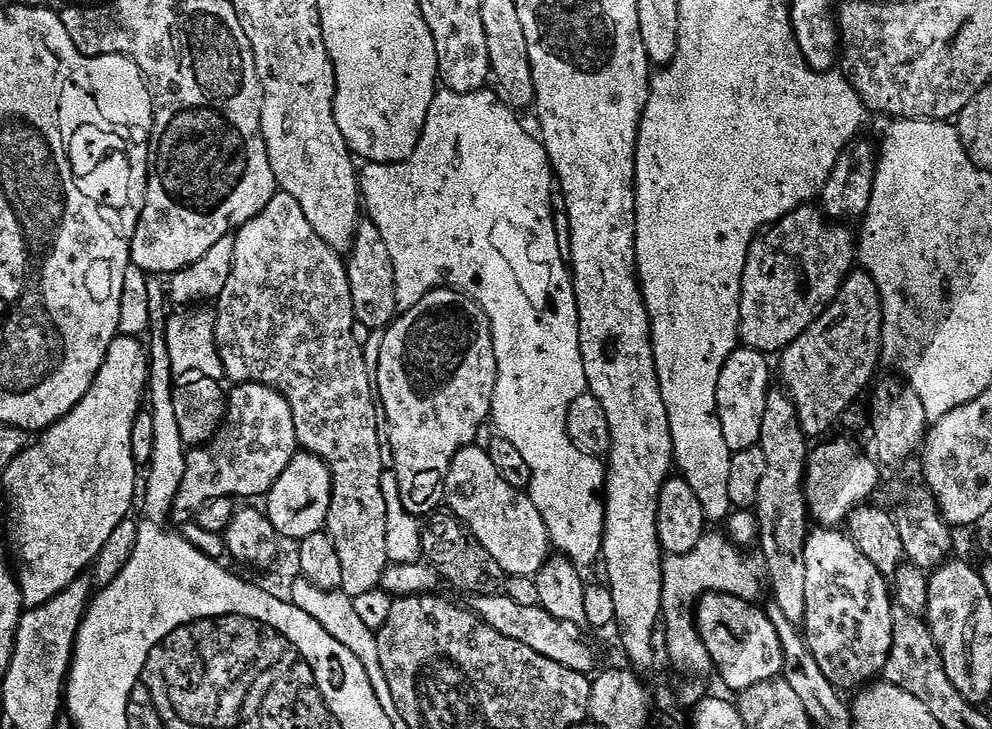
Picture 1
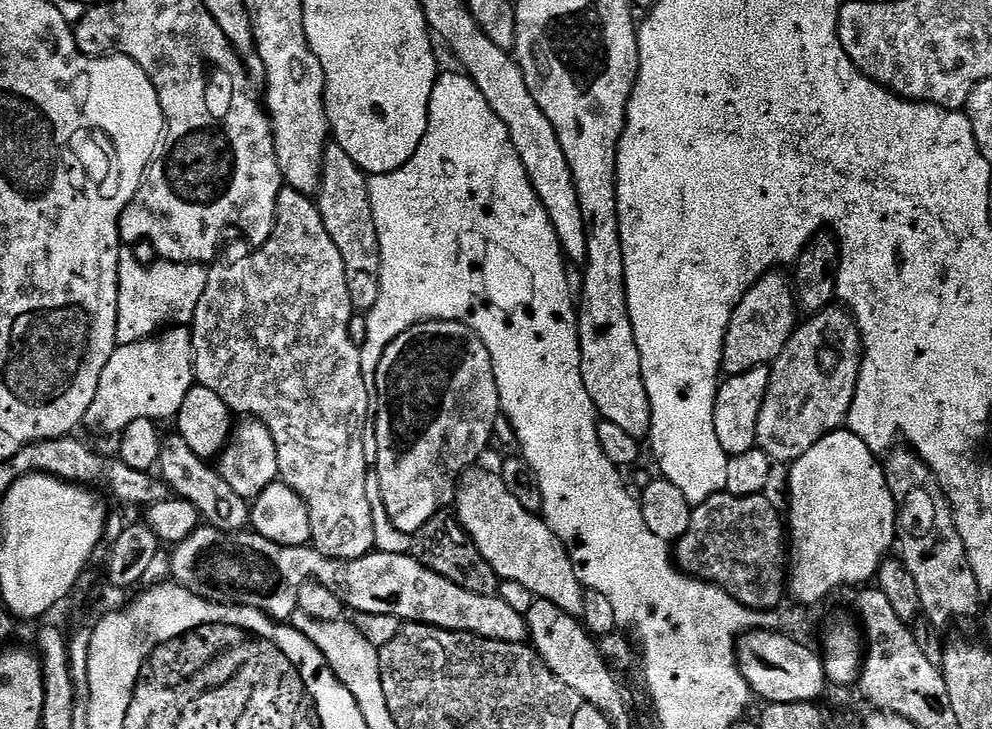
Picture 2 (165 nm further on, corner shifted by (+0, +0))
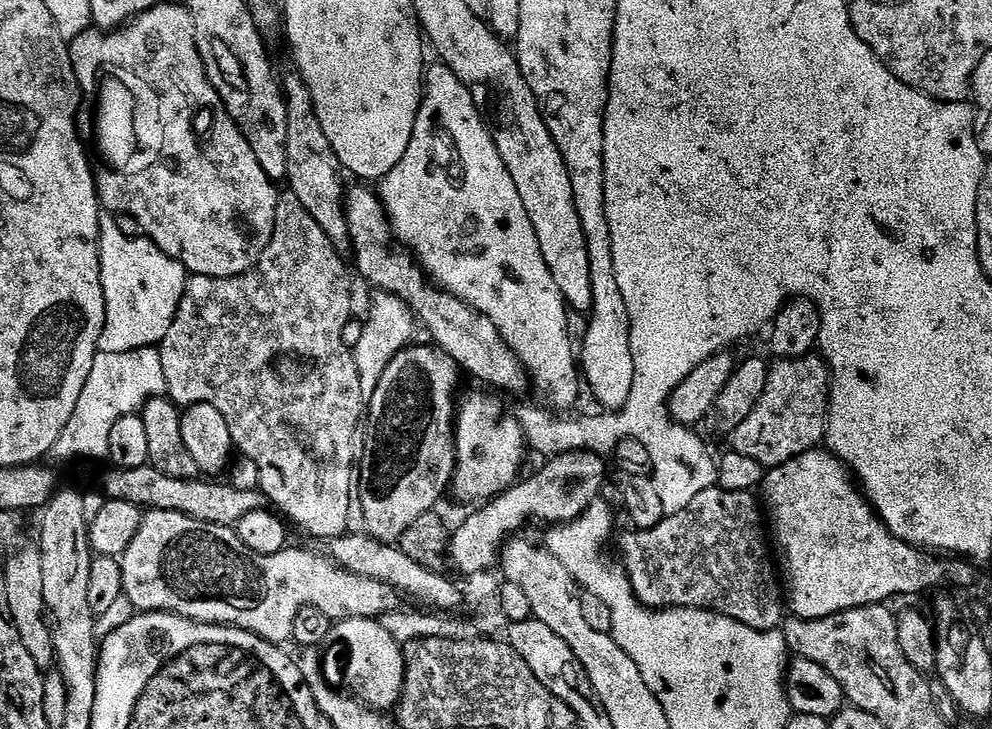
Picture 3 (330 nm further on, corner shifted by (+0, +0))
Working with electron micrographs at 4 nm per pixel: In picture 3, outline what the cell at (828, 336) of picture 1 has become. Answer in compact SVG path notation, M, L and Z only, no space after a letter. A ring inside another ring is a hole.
M809 354L793 360L777 359L775 363L769 367L762 398L758 398L746 422L730 437L731 451L754 458L754 462L768 470L790 462L803 452L813 451L819 445L816 443L825 439L828 422L830 373L823 359Z

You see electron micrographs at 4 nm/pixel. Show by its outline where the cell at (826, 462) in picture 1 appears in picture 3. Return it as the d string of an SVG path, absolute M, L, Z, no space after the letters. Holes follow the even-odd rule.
M827 450L803 452L801 456L795 456L790 462L779 464L777 468L771 469L771 471L765 475L762 485L762 493L763 492L765 500L763 500L763 503L765 505L768 503L769 506L772 507L772 520L770 516L770 536L774 541L774 552L778 557L779 571L782 573L782 588L786 593L786 604L793 617L802 620L817 620L818 618L826 618L827 616L838 614L839 612L845 612L851 608L861 608L867 604L884 604L888 602L891 596L916 596L919 592L930 591L931 588L940 588L936 590L968 588L976 580L975 574L972 573L971 566L964 561L964 558L941 558L939 555L929 554L927 551L907 544L905 540L899 540L899 538L882 523L879 516L874 514L872 505L868 503L868 499L866 499L864 493L861 492L859 487L854 483L854 477L851 471Z

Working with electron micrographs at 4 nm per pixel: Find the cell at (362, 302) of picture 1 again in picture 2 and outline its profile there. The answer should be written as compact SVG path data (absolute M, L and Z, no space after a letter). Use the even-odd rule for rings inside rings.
M335 142L325 147L314 203L326 226L326 234L330 234L334 246L338 246L338 254L342 258L345 273L350 277L351 283L353 285L366 283L367 272L375 273L378 268L376 231L368 201L368 185L365 173L360 171L358 165Z

